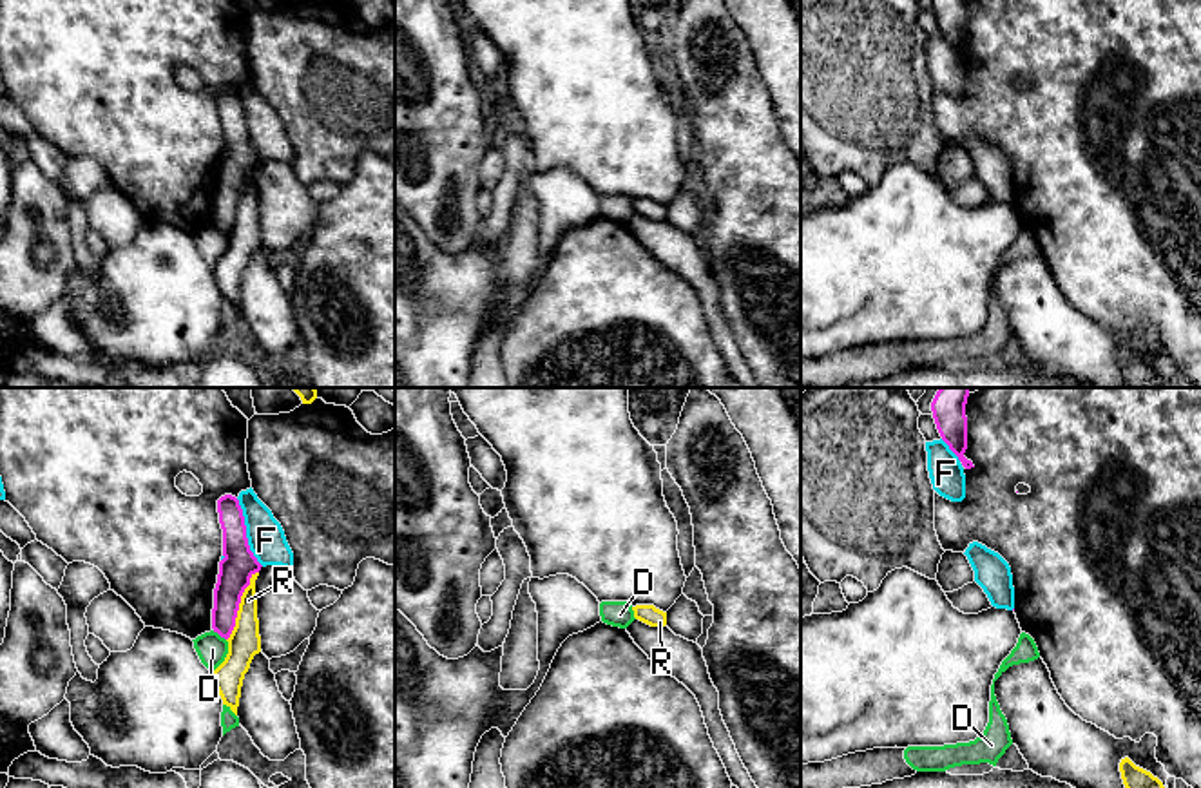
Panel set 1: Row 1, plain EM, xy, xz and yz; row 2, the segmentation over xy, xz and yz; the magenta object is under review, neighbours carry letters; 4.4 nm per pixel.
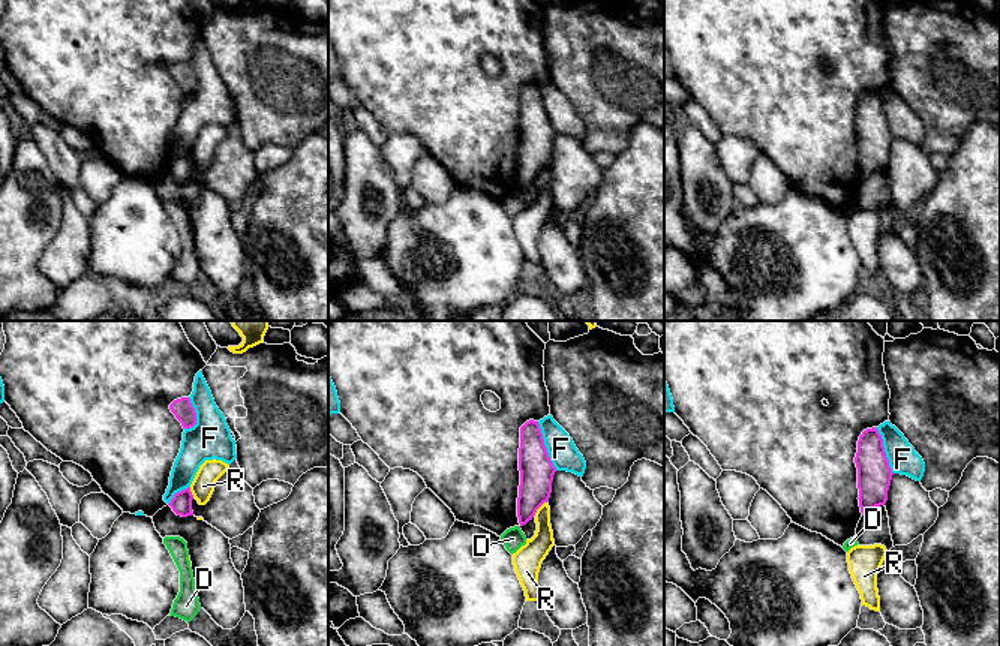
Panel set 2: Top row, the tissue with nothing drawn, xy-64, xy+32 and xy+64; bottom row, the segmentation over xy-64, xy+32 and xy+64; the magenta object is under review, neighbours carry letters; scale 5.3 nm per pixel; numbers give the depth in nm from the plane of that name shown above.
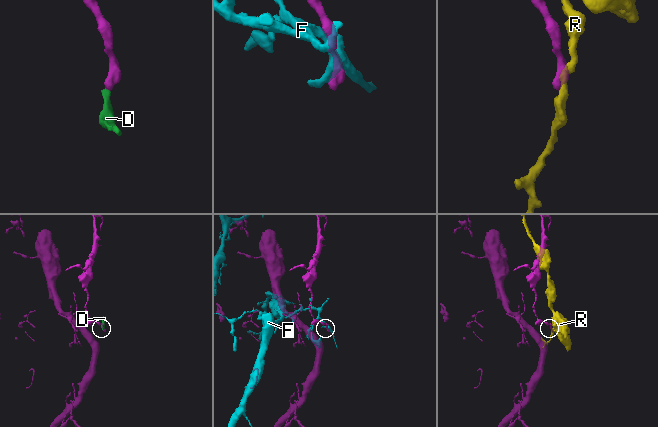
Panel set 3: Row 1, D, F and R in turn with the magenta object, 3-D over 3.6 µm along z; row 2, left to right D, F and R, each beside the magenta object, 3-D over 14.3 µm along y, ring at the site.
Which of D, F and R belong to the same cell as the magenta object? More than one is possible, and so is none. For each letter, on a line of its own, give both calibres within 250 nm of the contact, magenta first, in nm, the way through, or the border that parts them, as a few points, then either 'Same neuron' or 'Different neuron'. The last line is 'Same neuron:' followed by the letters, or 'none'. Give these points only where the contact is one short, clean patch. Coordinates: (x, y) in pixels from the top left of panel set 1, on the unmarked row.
D: Thickness 140 nm (magenta) against 140 nm. Boundary: xy (212, 225), (225, 234). Different neuron
F: Thickness 150 nm (magenta) against 170 nm. Different neuron
R: Thickness 150 nm (magenta) against 140 nm. Boundary: xy (258, 165), (241, 191), (236, 220), (227, 234). Different neuron
Same neuron: none

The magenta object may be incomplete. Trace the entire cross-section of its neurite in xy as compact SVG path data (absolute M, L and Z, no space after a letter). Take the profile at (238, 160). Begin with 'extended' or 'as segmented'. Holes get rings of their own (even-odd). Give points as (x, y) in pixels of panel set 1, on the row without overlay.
as segmented; M225 89L217 94L219 118L223 123L223 154L219 156L217 178L214 183L212 223L228 234L234 221L245 183L250 172L261 165L246 132L246 120L239 94Z

